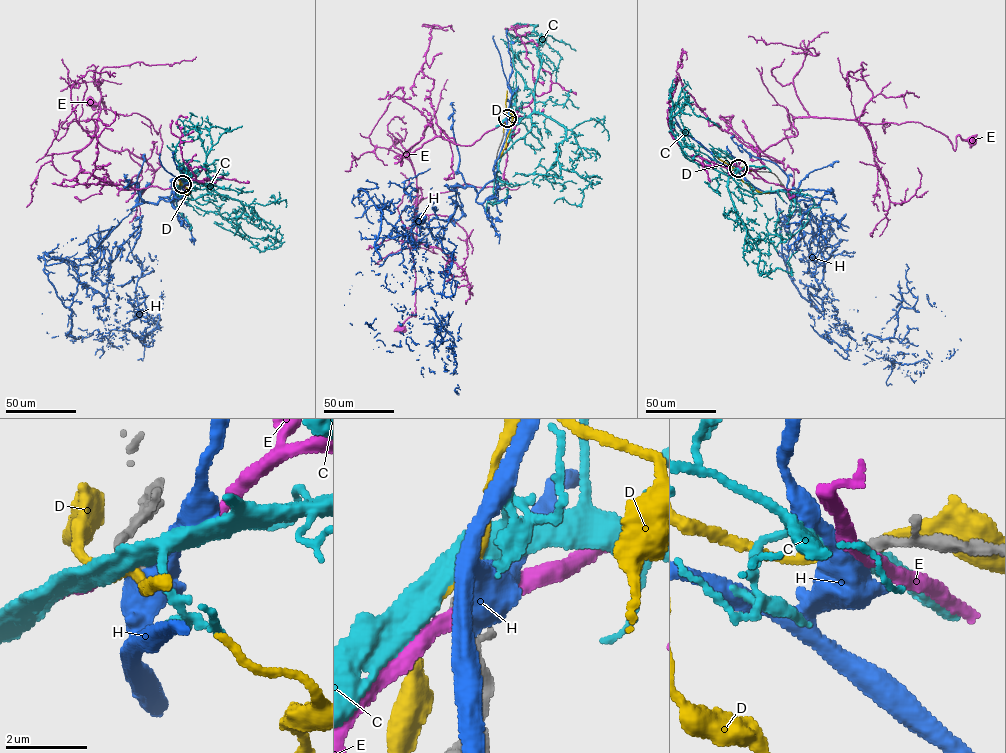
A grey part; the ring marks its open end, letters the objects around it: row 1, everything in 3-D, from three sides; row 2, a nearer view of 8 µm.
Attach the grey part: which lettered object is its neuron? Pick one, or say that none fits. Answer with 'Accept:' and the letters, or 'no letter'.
Accept: no letter

